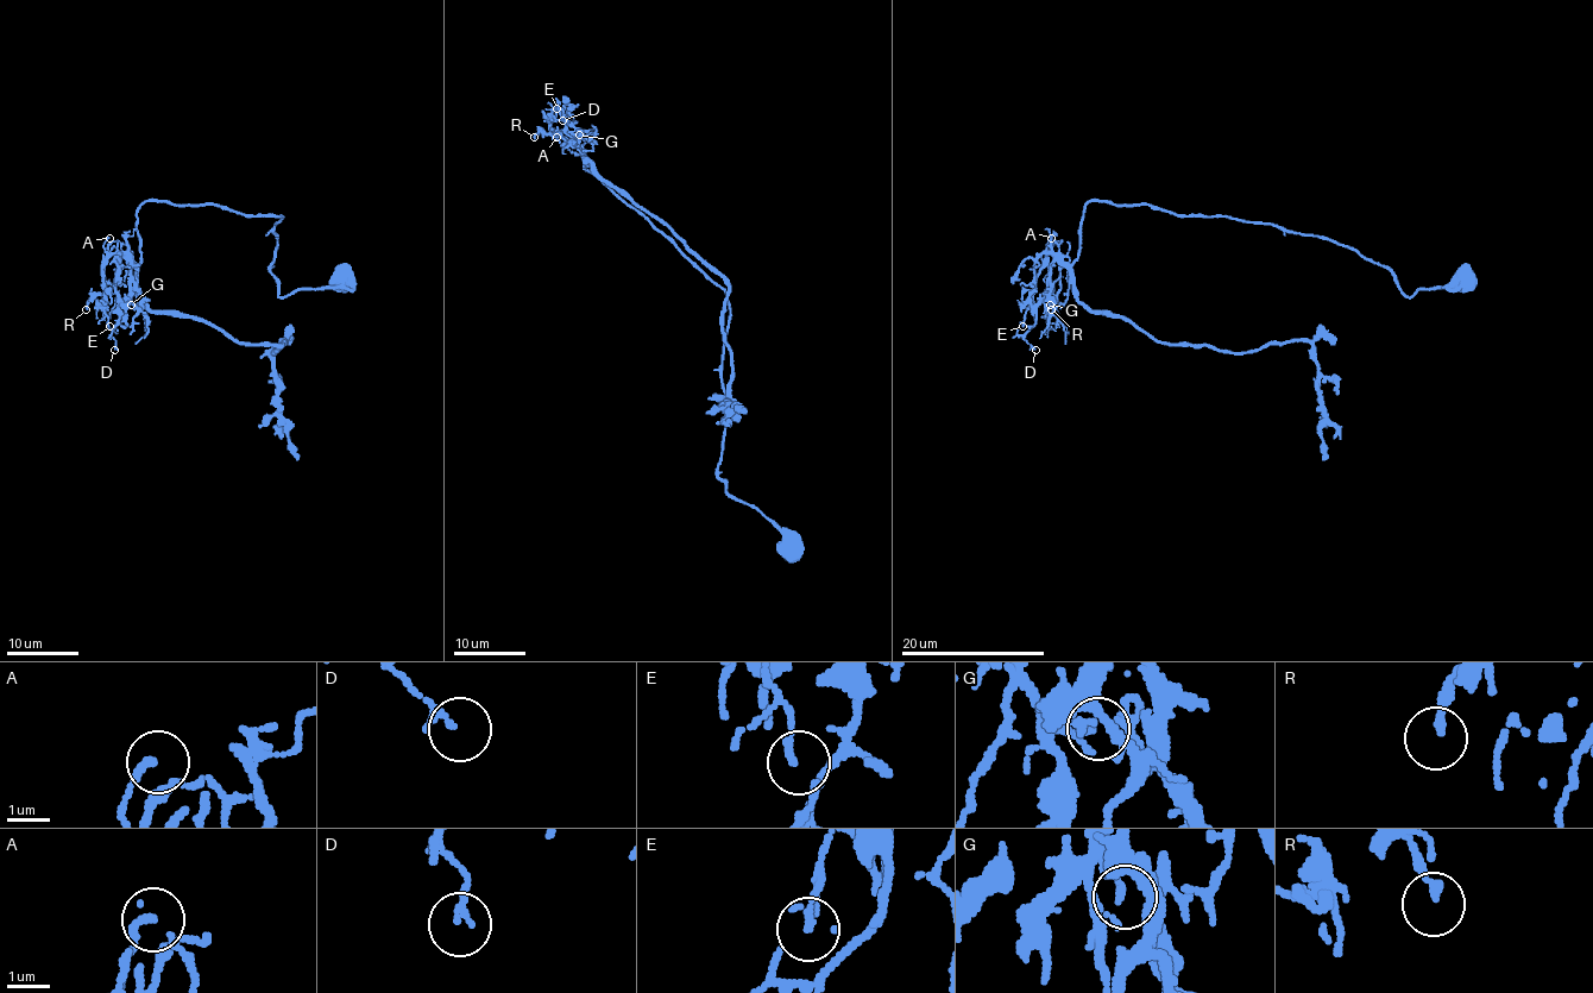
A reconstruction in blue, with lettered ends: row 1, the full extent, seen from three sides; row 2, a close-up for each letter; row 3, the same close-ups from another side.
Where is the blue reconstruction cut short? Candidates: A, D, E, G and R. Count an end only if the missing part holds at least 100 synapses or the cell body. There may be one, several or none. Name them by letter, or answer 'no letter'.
no letter

